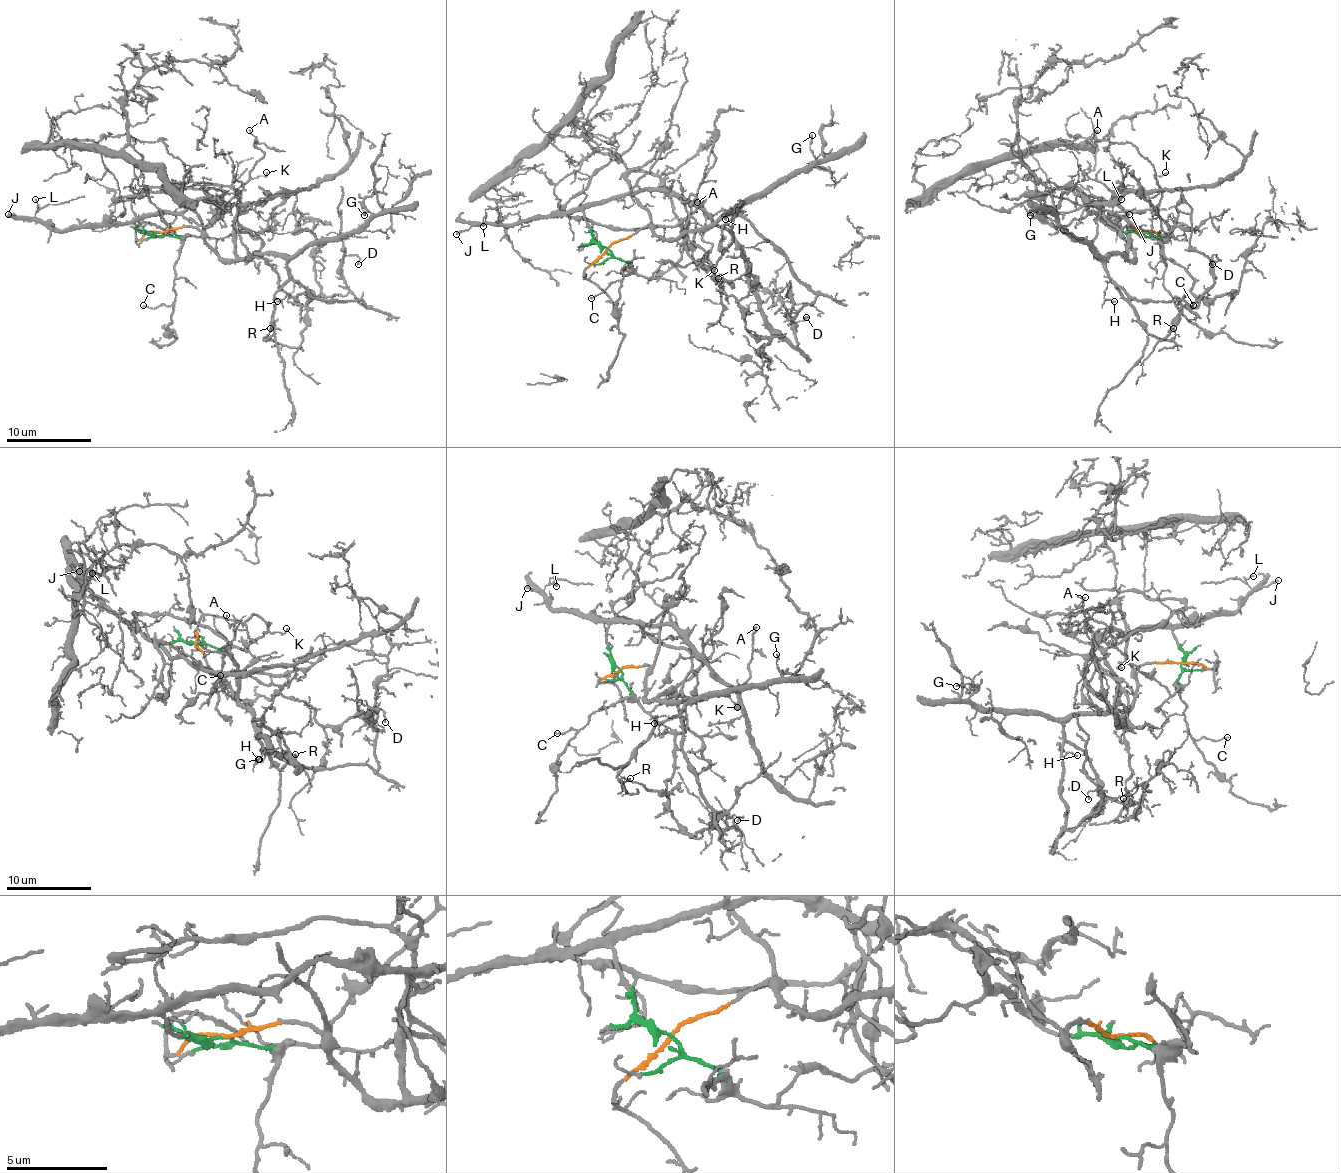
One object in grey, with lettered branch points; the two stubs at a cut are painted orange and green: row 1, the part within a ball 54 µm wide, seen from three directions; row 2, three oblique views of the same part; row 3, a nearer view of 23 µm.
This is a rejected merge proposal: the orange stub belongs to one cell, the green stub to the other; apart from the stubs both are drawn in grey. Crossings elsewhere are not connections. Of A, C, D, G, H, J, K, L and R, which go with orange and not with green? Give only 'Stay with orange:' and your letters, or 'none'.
Stay with orange: D, G, H, R

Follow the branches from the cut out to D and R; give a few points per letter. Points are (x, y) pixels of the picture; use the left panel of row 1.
D: (160, 231), (194, 227), (224, 259), (281, 255), (313, 297), (366, 308), (341, 263), (356, 255), (358, 263)
R: (160, 231), (194, 227), (230, 259), (281, 255), (288, 278), (275, 295), (266, 340), (271, 327)

